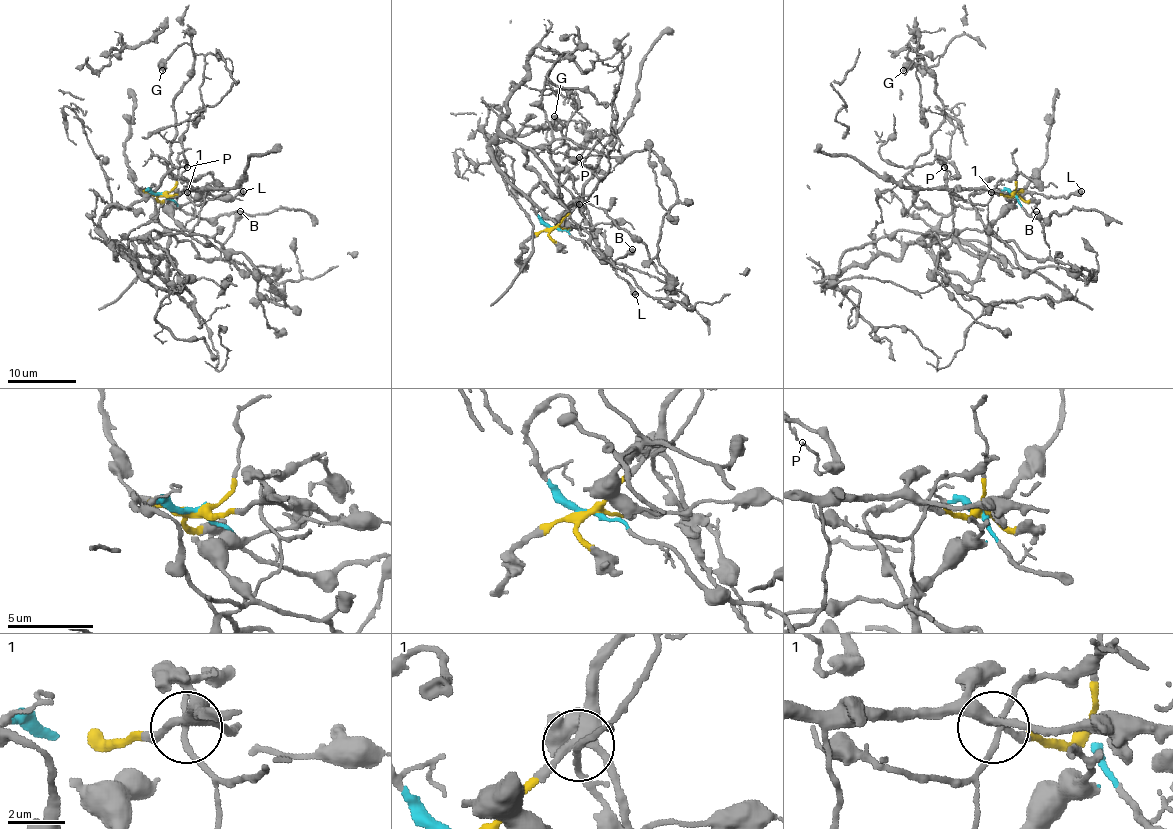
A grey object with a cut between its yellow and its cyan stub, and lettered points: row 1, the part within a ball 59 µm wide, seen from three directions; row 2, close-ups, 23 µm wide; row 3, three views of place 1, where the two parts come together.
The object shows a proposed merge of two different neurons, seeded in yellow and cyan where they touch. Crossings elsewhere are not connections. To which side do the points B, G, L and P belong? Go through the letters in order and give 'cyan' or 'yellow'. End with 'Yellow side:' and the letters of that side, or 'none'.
B: cyan
G: cyan
L: yellow
P: cyan
Yellow side: L

